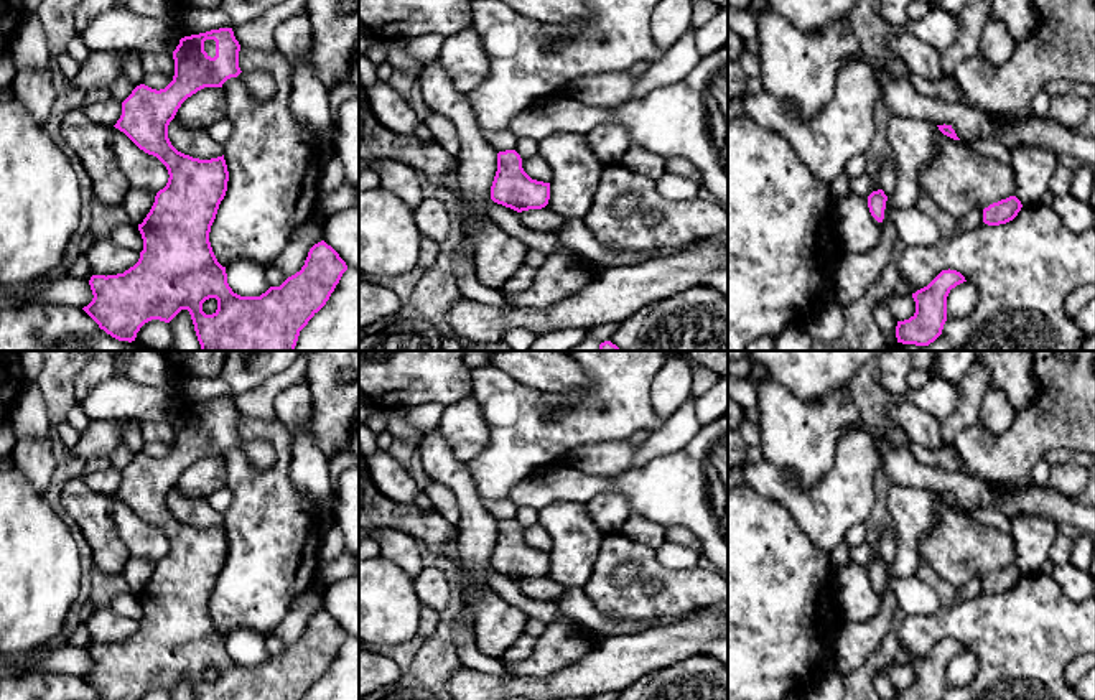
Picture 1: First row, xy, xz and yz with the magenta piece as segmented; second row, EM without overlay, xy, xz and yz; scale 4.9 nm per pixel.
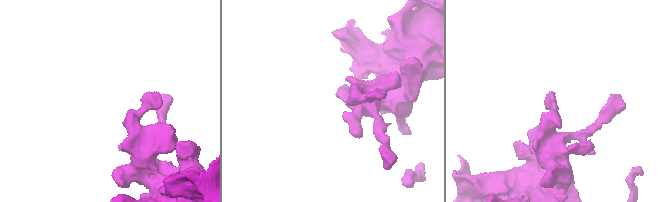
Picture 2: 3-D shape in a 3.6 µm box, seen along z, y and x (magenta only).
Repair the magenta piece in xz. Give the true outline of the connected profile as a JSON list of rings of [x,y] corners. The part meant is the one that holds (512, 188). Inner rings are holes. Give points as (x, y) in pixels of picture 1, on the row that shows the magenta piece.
[[[438,59],[428,63],[423,66],[418,81],[422,84],[422,94],[430,107],[430,110],[441,114],[448,117],[456,130],[458,138],[461,143],[461,150],[458,158],[458,180],[459,180],[459,193],[456,194],[459,212],[461,212],[461,222],[466,219],[479,219],[479,221],[489,221],[487,219],[487,203],[492,199],[497,204],[502,204],[506,208],[510,208],[517,212],[529,211],[529,209],[542,209],[548,204],[550,199],[550,183],[532,180],[522,168],[522,158],[515,150],[506,150],[497,152],[494,150],[482,137],[482,130],[479,124],[476,122],[474,112],[471,109],[471,102],[468,99],[468,94],[461,94],[454,89],[453,81],[446,74],[445,68],[440,64]]]

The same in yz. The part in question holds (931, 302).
[[[942,270],[927,287],[912,293],[916,313],[897,321],[896,338],[902,344],[929,346],[944,329],[947,321],[947,296],[952,288],[967,282],[957,270]]]

